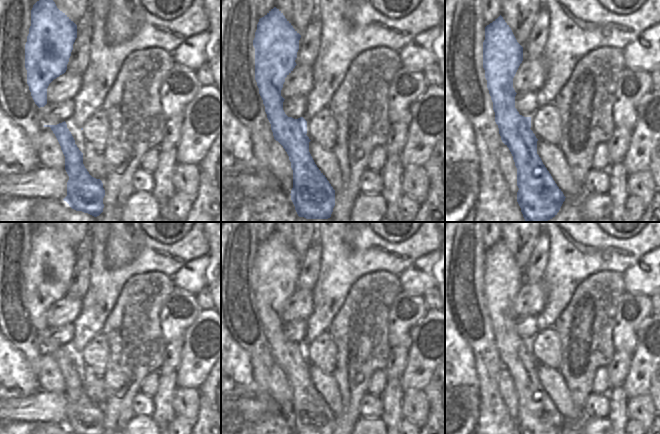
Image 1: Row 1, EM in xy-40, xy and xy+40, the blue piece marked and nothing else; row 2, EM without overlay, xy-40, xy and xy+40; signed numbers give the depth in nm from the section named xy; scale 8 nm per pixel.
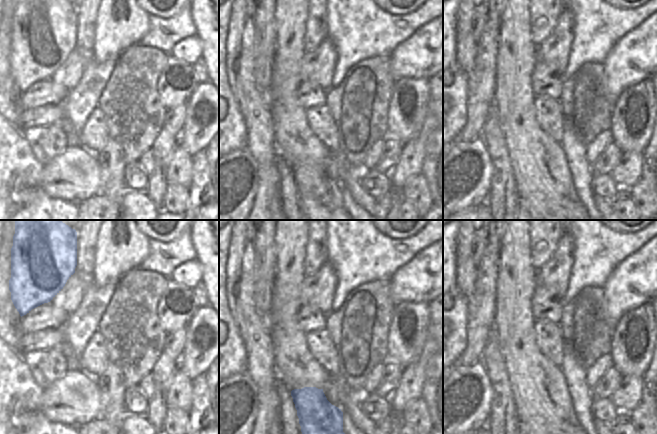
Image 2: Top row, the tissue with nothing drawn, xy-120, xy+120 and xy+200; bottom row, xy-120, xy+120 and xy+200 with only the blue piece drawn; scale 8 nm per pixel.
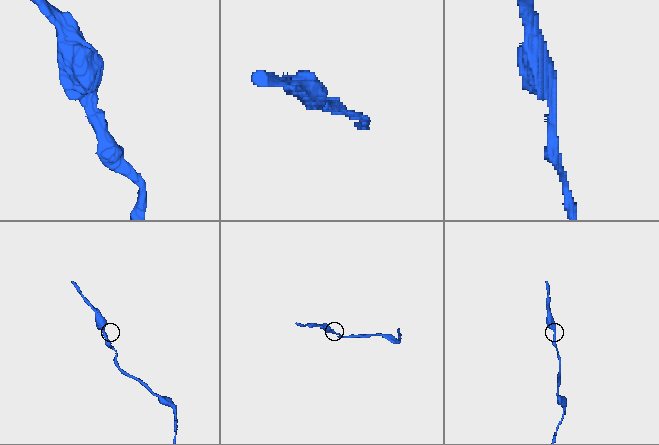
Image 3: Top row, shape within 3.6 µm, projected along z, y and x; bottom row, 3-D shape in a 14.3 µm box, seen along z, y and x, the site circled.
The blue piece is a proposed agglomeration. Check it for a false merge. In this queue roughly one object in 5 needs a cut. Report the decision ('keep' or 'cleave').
keep

